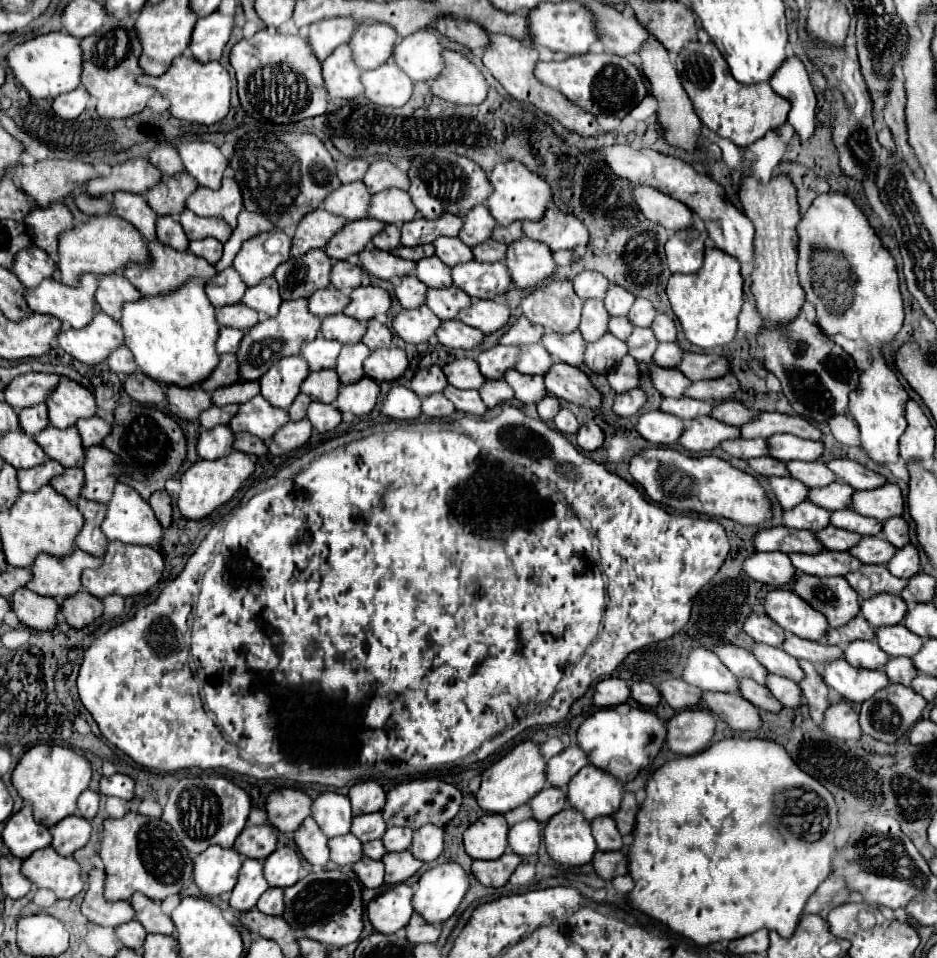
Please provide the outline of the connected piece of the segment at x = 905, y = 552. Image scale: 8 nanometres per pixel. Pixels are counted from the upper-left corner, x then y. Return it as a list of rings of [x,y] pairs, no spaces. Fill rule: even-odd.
[[[909,544],[901,550],[897,550],[897,554],[893,556],[893,560],[887,566],[891,570],[893,576],[897,578],[913,578],[913,574],[919,574],[921,570],[921,558],[919,558],[919,550],[917,546]]]

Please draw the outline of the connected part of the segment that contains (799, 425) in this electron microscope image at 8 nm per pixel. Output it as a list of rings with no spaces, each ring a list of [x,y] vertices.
[[[763,412],[759,420],[741,426],[743,438],[769,438],[773,434],[795,434],[799,438],[821,440],[821,430],[801,416],[789,416],[779,412]]]

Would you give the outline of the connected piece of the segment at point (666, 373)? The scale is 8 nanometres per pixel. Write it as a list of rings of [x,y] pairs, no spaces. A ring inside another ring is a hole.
[[[649,364],[651,370],[651,378],[655,388],[669,398],[681,398],[685,394],[685,390],[691,386],[691,380],[685,378],[685,374],[681,374],[681,370],[677,368],[661,368],[657,364]]]

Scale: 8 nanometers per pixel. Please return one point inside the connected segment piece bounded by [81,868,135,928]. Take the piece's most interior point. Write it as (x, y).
(95, 907)

